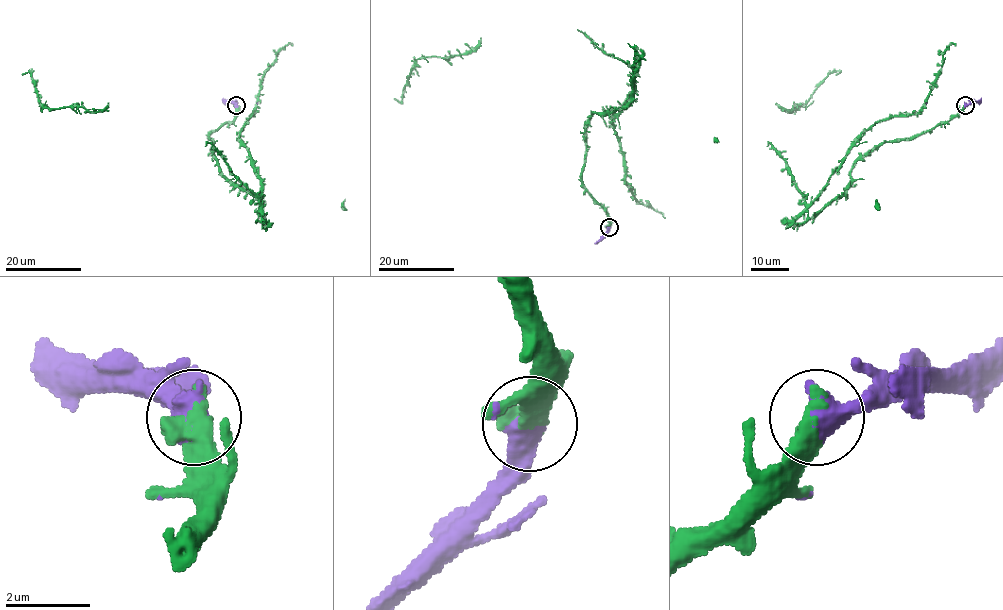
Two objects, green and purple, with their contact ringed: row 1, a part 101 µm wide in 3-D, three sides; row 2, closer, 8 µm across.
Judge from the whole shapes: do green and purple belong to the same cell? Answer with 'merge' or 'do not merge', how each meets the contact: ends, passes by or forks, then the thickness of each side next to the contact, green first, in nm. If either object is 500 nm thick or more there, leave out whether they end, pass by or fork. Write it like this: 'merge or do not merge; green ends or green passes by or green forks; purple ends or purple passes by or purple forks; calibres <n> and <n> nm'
merge; calibres 600 and 700 nm

